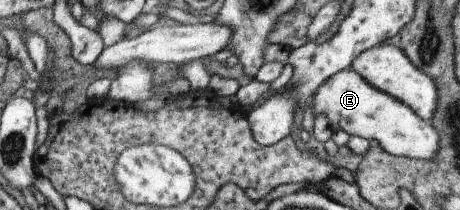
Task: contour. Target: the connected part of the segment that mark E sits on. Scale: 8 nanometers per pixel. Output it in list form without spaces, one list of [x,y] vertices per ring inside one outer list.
[[[351,68],[338,71],[320,83],[309,109],[313,119],[317,115],[327,119],[331,132],[341,130],[348,136],[376,141],[391,156],[417,161],[428,160],[438,152],[438,135],[429,121],[417,117],[403,102],[368,84]]]

